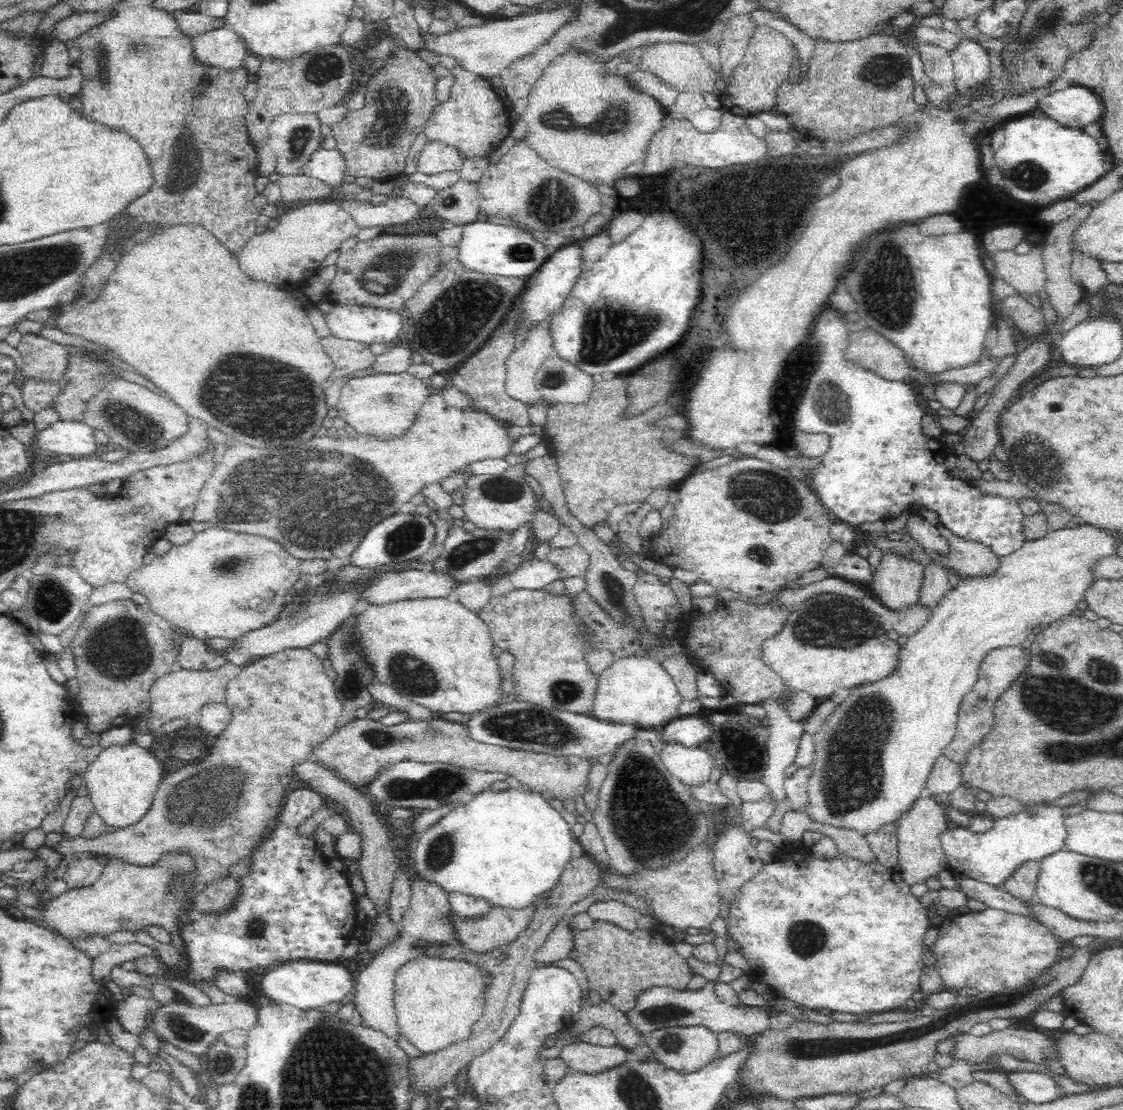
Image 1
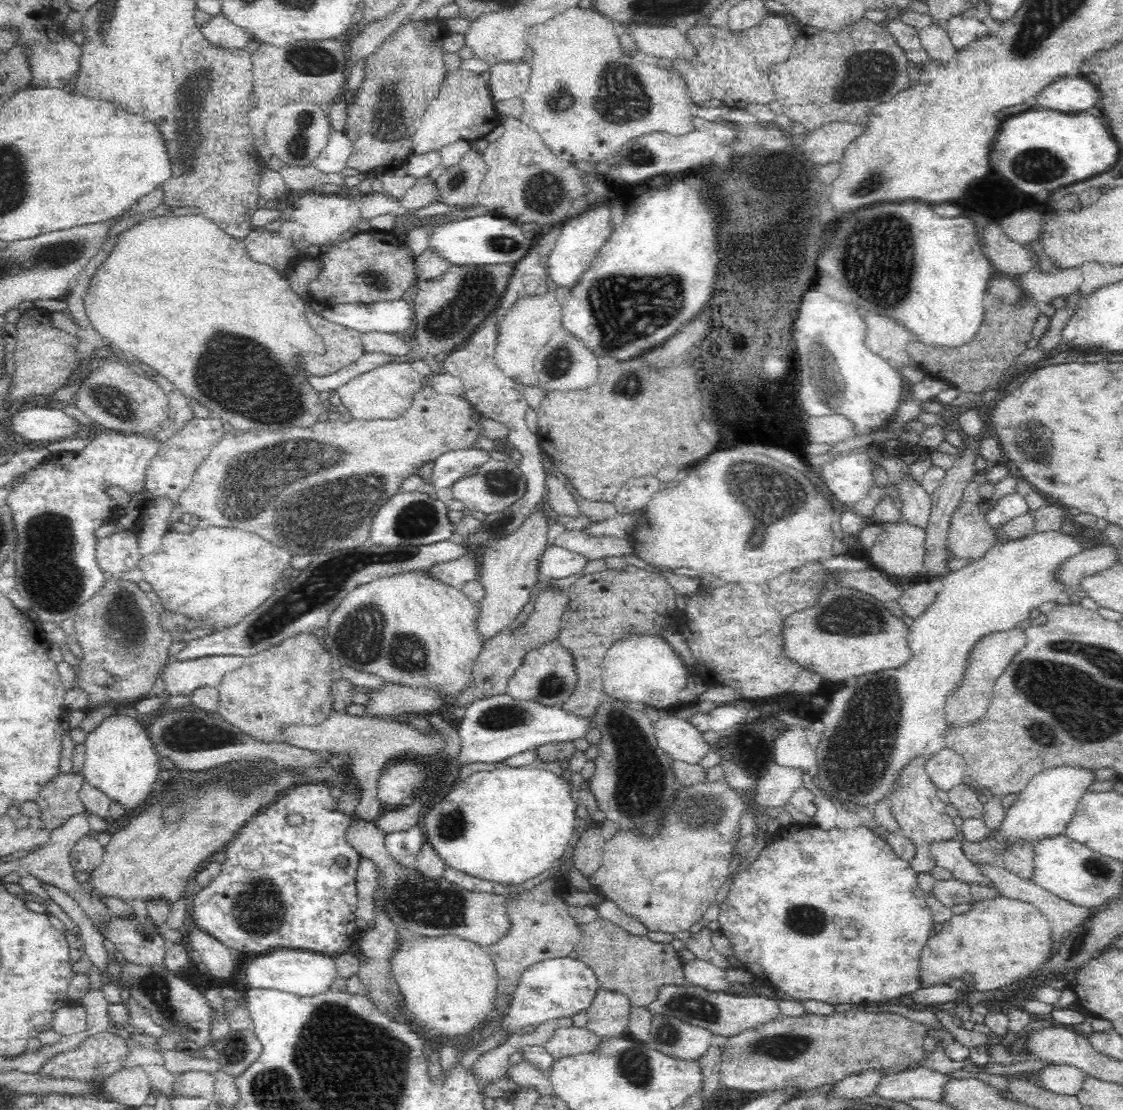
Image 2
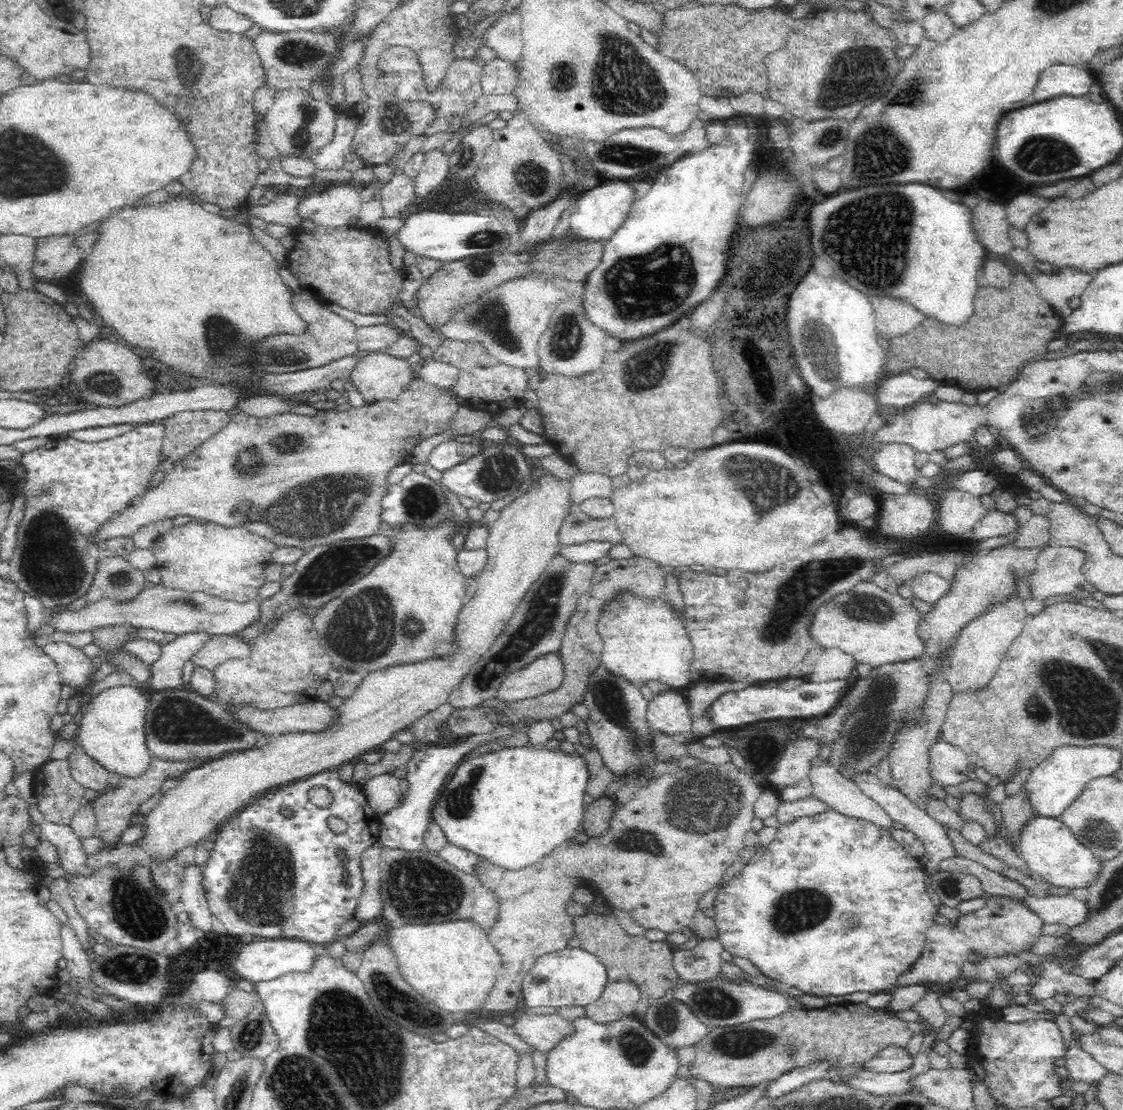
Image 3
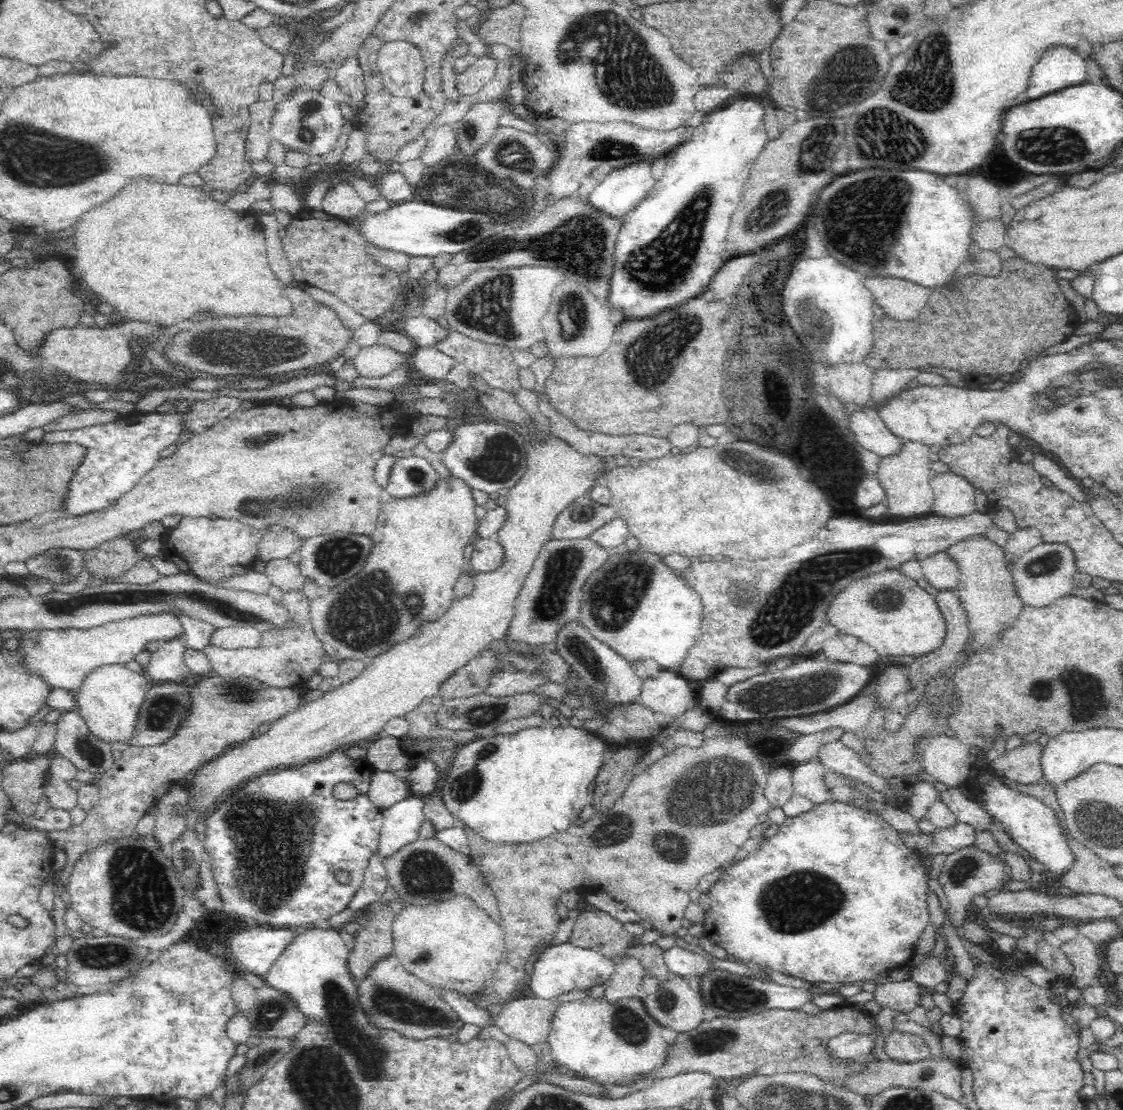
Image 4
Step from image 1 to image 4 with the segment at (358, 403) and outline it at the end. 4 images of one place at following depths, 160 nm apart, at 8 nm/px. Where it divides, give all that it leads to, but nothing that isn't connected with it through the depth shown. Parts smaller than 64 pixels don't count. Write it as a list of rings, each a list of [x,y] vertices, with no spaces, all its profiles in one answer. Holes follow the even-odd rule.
[[[374,343],[361,348],[353,360],[354,368],[360,377],[382,378],[401,368],[405,354],[386,345]]]

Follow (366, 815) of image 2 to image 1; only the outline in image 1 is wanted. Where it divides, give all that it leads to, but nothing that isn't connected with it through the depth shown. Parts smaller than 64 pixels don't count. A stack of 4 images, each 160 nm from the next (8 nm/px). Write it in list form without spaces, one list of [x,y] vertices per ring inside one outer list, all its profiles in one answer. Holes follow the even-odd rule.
[[[369,718],[354,719],[335,727],[326,740],[312,748],[312,752],[318,762],[334,768],[338,775],[362,789],[366,789],[386,764],[393,765],[403,760],[445,762],[482,772],[502,771],[520,784],[540,791],[548,800],[558,798],[570,807],[578,794],[584,794],[592,763],[574,754],[550,755],[482,744],[468,736],[464,724],[439,718],[410,718],[394,726],[384,726],[382,722]]]

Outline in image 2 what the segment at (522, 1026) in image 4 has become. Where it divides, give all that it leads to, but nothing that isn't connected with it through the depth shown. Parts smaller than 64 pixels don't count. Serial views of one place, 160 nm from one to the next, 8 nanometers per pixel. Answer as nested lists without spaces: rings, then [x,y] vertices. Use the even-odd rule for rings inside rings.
[[[573,1024],[554,1030],[554,1034],[544,1042],[543,1047],[552,1058],[591,1051],[600,1040],[587,1026]]]

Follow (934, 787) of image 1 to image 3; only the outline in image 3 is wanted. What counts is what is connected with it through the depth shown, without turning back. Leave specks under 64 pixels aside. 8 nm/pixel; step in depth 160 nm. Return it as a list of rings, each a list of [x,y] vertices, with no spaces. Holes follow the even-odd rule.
[[[937,740],[929,748],[929,776],[933,784],[956,786],[966,781],[970,768],[968,755],[960,747]]]

